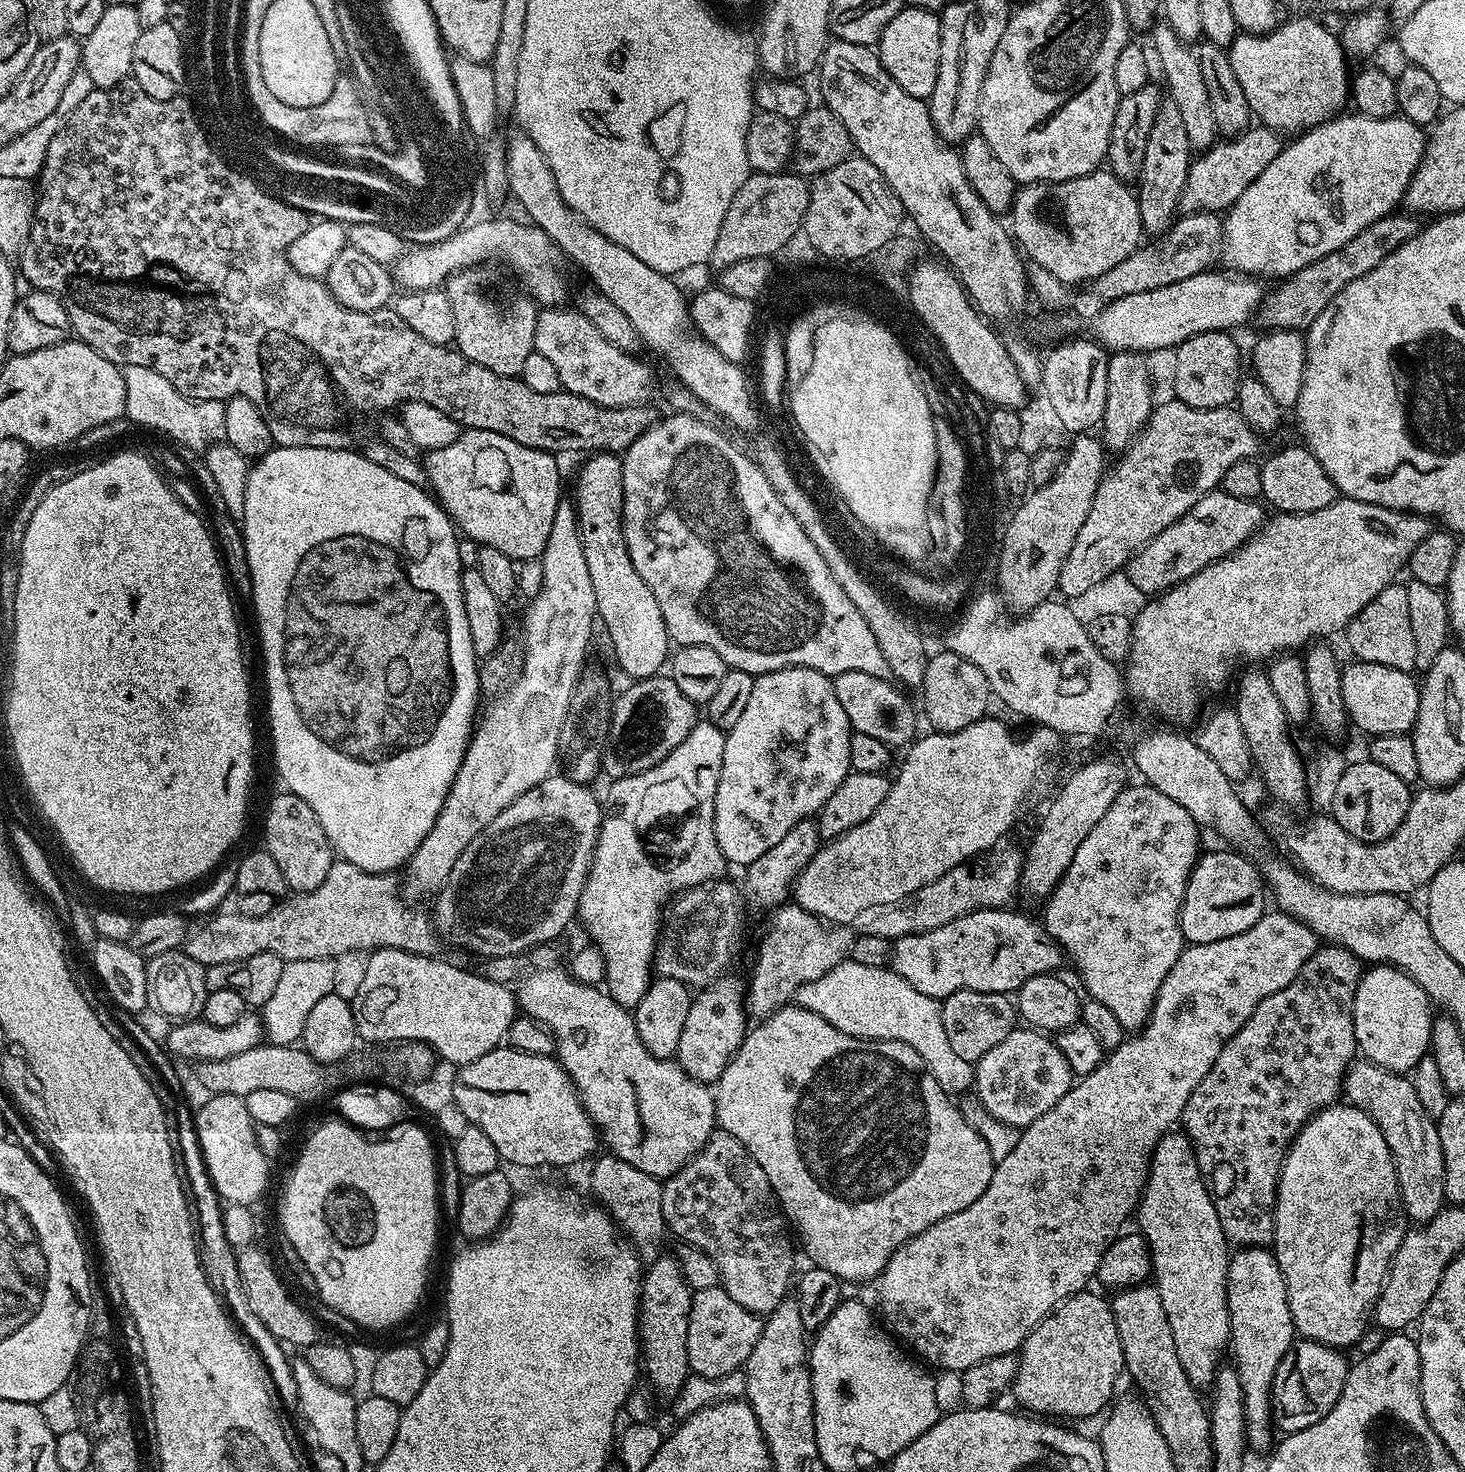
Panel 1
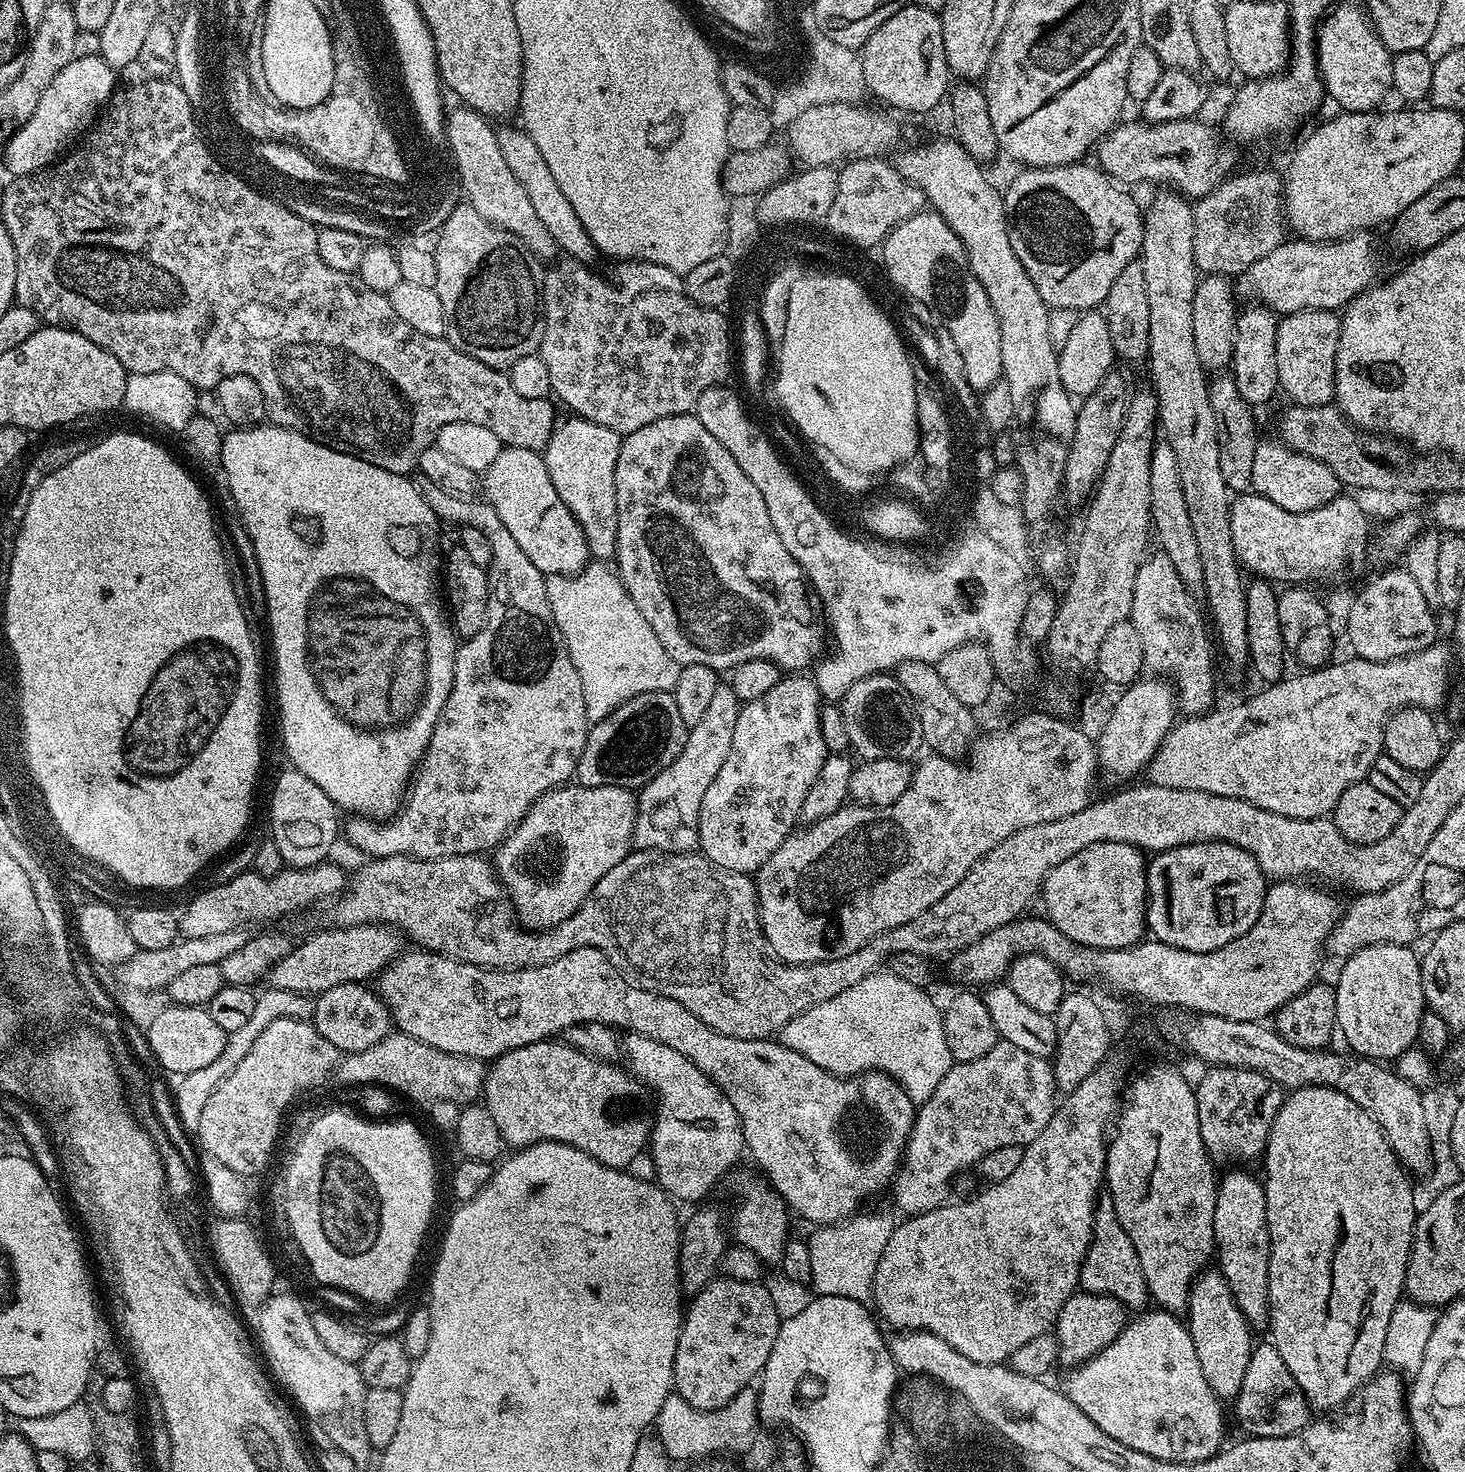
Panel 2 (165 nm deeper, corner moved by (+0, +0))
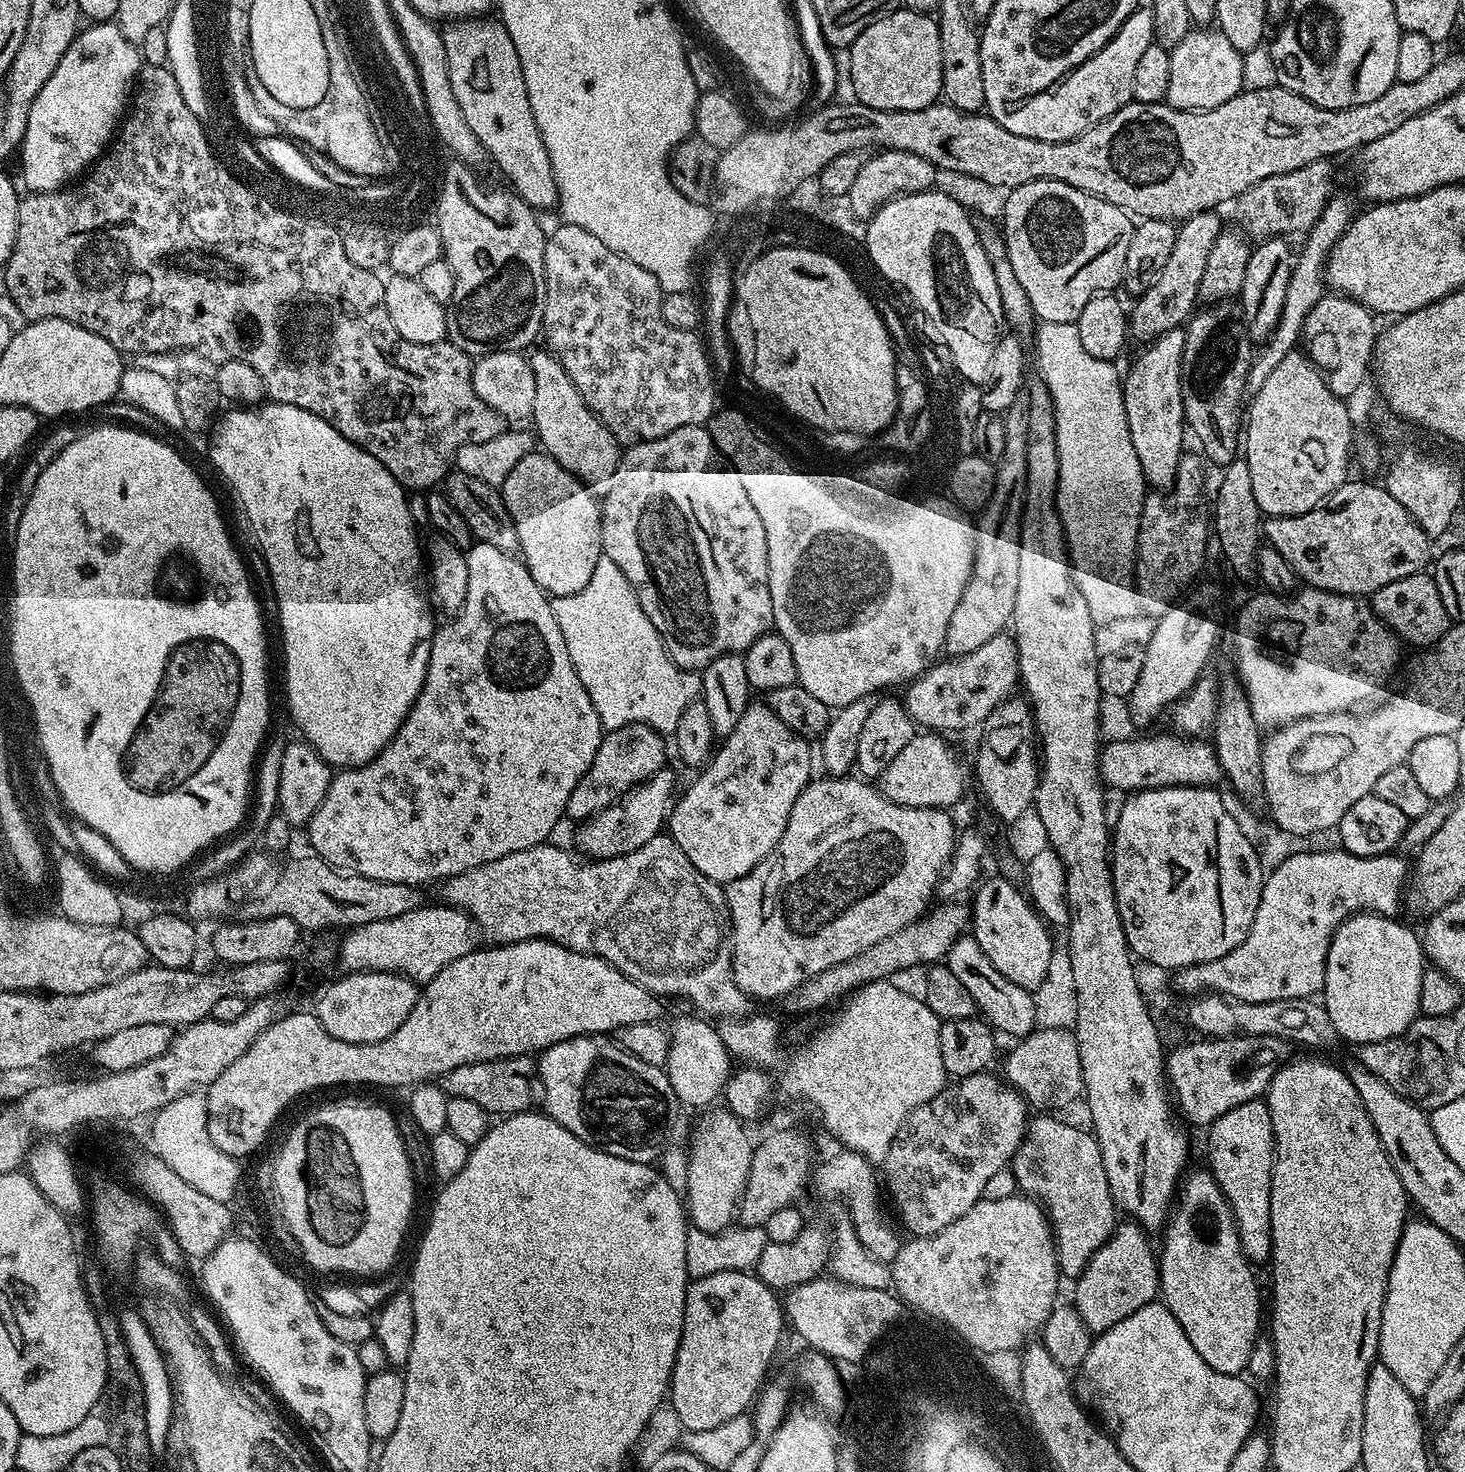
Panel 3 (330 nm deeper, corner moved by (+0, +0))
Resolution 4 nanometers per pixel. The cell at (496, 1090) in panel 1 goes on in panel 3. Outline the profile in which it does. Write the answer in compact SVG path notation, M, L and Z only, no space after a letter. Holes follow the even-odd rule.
M604 1034L575 1036L538 1056L542 1111L592 1148L652 1164L668 1143L678 1101L664 1068L650 1066Z

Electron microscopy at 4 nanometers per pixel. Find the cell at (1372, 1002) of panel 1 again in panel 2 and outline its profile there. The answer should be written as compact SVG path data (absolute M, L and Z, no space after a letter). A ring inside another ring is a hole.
M1375 944L1358 950L1343 961L1344 969L1334 980L1336 1027L1355 1055L1392 1062L1417 1043L1416 1035L1426 1005L1420 973L1421 957L1412 951L1403 944Z

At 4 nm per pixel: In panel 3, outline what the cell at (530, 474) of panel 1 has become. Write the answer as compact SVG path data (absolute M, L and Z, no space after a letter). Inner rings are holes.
M533 450L518 462L506 474L498 491L504 498L504 509L514 522L514 530L518 530L518 552L524 565L530 570L534 582L549 597L569 596L578 594L586 582L590 582L590 574L594 574L594 566L600 560L604 547L602 546L602 530L600 529L601 505L592 497L593 489L583 484L577 476L571 476L554 458L543 450Z

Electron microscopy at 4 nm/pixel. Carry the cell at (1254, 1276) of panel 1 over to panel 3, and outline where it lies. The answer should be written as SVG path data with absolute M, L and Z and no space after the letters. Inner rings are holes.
M1263 1099L1251 1100L1234 1110L1226 1110L1207 1129L1207 1171L1218 1182L1236 1219L1242 1250L1253 1265L1267 1261L1272 1255L1272 1227L1270 1226L1270 1190L1272 1189L1272 1162L1276 1150L1270 1110Z

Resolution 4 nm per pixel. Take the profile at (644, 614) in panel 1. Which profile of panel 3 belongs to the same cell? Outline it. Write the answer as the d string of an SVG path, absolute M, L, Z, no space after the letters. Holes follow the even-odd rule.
M533 351L530 356L534 370L534 410L530 420L536 423L535 439L539 447L552 456L554 462L558 462L558 466L566 469L571 476L577 476L583 484L607 485L620 461L621 445L616 443L605 424L588 409L562 362L558 362L551 351L543 351Z

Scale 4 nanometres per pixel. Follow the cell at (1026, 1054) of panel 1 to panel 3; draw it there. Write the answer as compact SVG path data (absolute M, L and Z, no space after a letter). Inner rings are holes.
M985 1070L973 1076L961 1076L955 1082L945 1086L931 1102L918 1106L918 1110L911 1112L906 1118L906 1122L902 1122L902 1126L890 1146L890 1154L886 1154L882 1165L882 1171L884 1171L882 1180L884 1184L888 1183L888 1192L892 1195L893 1202L896 1203L896 1212L900 1215L901 1222L912 1231L913 1237L933 1236L946 1230L946 1226L950 1226L952 1222L958 1222L958 1218L962 1218L962 1214L966 1214L966 1210L970 1210L970 1206L974 1206L982 1199L986 1190L986 1181L994 1174L1003 1172L1009 1167L1013 1154L1018 1150L1020 1143L1024 1141L1024 1134L1028 1130L1030 1119L1030 1105L1015 1088L1005 1083L999 1075L996 1077L991 1076L992 1074L991 1071Z

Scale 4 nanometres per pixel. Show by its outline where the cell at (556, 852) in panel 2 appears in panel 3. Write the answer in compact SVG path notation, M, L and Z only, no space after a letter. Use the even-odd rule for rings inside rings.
M668 766L659 768L644 783L625 792L616 803L606 806L598 814L583 821L577 827L580 829L576 832L577 846L575 845L575 847L585 857L593 860L605 860L622 854L630 854L630 850L638 850L638 846L646 846L646 842L650 842L650 838L661 835L670 815L674 797L677 795L676 776L670 768Z

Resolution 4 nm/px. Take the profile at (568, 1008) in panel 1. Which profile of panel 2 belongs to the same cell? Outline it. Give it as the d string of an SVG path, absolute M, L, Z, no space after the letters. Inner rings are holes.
M630 1032L623 1037L622 1056L628 1059L627 1071L651 1089L656 1099L650 1137L655 1183L673 1201L702 1199L739 1165L740 1155L745 1155L738 1110L709 1076L668 1043Z

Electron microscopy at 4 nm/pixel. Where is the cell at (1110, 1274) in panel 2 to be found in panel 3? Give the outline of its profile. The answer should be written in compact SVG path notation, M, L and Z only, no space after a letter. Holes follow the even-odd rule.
M1040 1114L1037 1118L1029 1119L1028 1130L1024 1134L1024 1141L1018 1146L1018 1150L1013 1154L1010 1161L1010 1170L1014 1174L1016 1179L1016 1187L1023 1195L1029 1198L1035 1198L1046 1209L1046 1219L1052 1229L1052 1235L1056 1241L1056 1257L1060 1263L1060 1275L1061 1277L1070 1278L1069 1281L1075 1282L1083 1276L1086 1266L1090 1262L1090 1258L1099 1250L1106 1241L1112 1237L1112 1233L1115 1232L1118 1223L1118 1209L1116 1203L1112 1200L1112 1191L1110 1190L1110 1182L1106 1178L1106 1170L1102 1166L1102 1150L1098 1146L1095 1135L1087 1127L1075 1128L1072 1124L1067 1124L1064 1120L1055 1120L1055 1115L1052 1114Z

